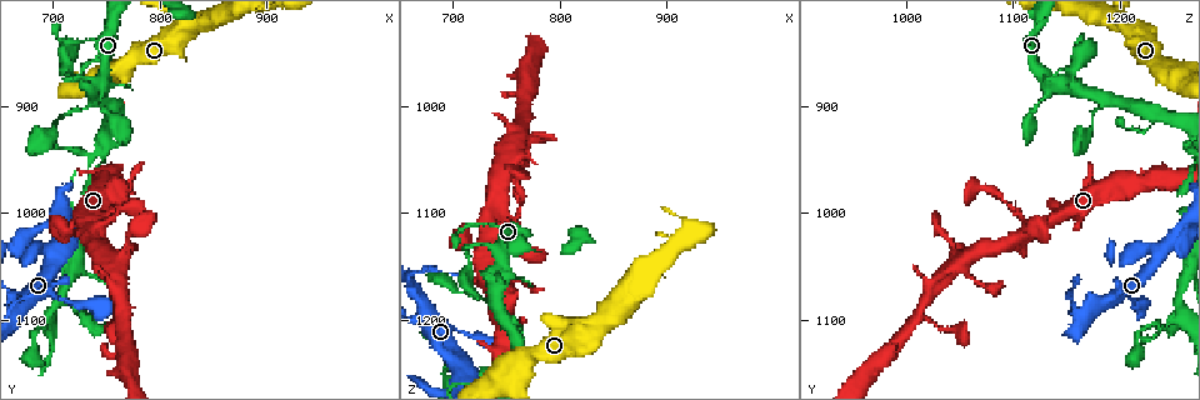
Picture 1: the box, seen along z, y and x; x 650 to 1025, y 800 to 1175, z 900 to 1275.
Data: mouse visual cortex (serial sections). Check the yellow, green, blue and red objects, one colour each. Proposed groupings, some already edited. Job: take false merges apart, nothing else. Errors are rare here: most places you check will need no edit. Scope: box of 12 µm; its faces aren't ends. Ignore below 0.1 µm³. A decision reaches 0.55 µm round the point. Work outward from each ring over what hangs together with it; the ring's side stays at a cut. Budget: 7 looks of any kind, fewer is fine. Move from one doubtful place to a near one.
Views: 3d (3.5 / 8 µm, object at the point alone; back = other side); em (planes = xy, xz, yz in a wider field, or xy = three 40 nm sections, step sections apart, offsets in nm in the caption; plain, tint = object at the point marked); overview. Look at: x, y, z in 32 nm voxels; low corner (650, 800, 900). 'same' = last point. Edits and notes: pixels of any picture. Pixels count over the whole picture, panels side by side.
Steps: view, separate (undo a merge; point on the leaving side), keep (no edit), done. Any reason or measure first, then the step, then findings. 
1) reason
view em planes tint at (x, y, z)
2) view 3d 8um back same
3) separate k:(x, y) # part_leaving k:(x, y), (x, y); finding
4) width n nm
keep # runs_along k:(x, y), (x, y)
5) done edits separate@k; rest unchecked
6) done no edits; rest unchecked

thin neck
view 3d 8um at (746, 872, 1130)

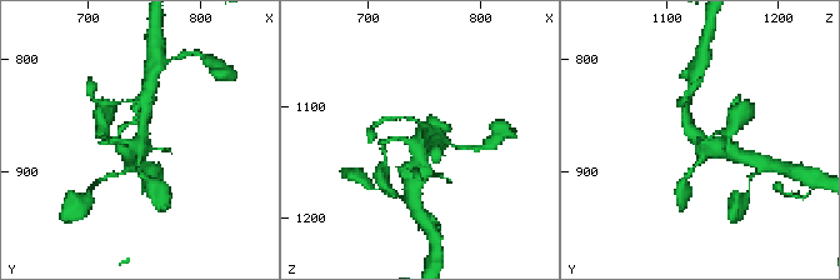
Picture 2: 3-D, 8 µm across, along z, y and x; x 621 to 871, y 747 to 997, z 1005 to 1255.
arms 4; arm_widths 150, 150, 250, 450 nm; now the EM
view em xy step 1 tint at (746, 874, 1132)

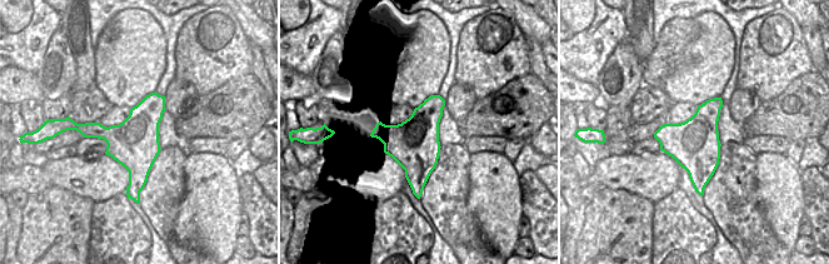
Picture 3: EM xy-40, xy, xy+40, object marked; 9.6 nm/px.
keep # runs_along 2:(685, 111), (704, 145), (733, 154); all the same cell

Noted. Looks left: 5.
abrupt turn
view 3d 3.5um at (742, 892, 1188)

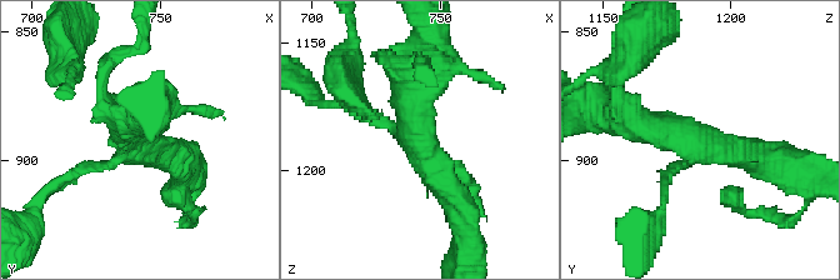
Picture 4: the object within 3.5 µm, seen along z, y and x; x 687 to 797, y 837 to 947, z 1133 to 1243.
arms 3; arm_widths 100, 300, 400 nm; need the tissue
view em xy step 1 tint at (741, 891, 1187)

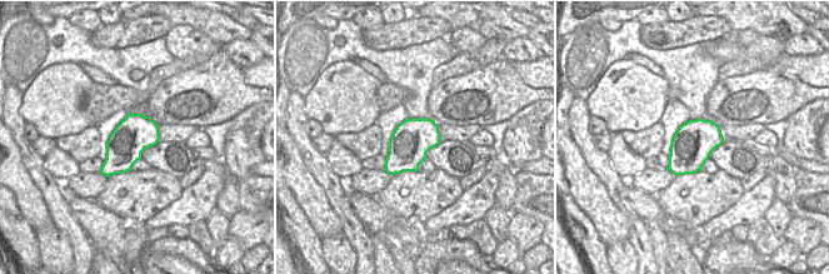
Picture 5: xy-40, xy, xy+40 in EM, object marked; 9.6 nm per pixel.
keep # runs_along 4:(620, 118), (760, 159); continuous, no second cell

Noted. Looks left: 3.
a narrow waist
view 3d 3.5um at (822, 828, 1208)

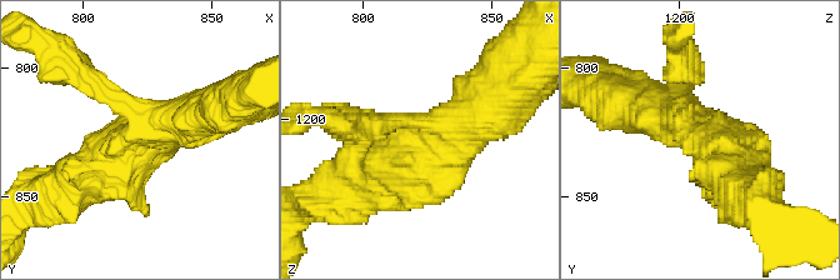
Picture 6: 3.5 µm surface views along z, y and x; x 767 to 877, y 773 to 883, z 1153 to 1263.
view em planes tint at (821, 827, 1207)

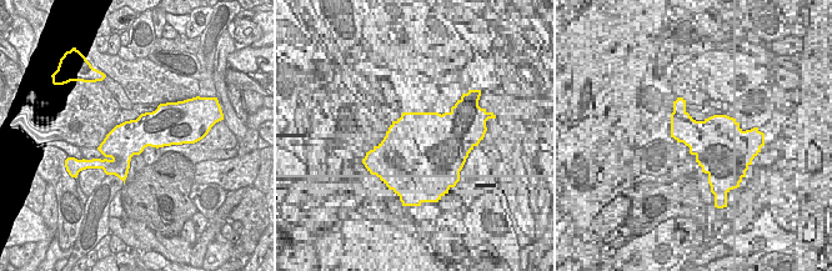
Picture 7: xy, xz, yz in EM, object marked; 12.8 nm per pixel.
keep # runs_along 6:(70, 189), (135, 143), (196, 116); all the same cell

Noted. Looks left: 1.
done no edits; rest unchecked

